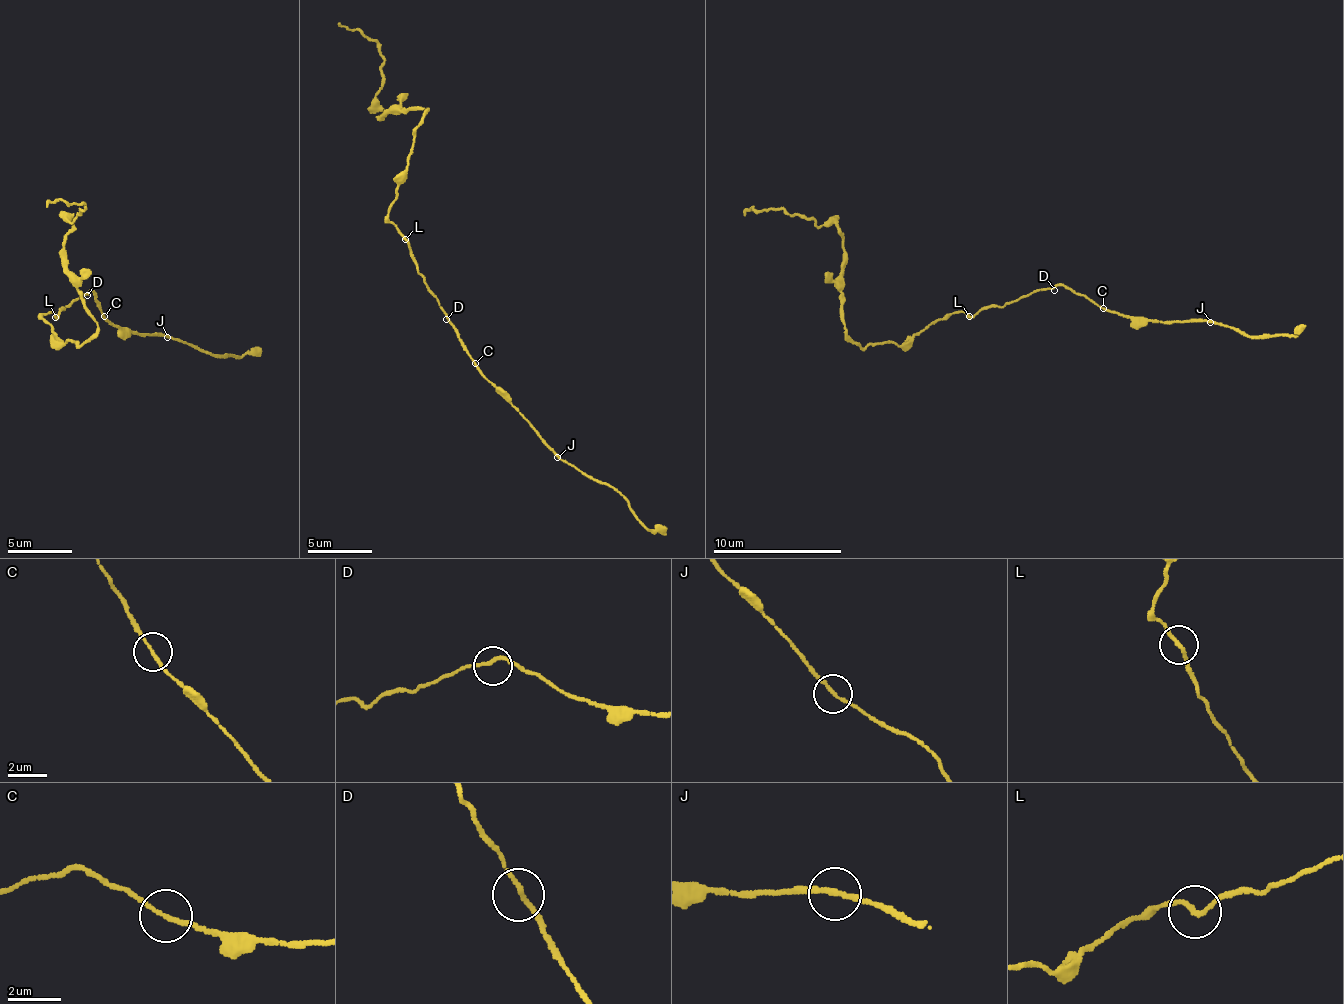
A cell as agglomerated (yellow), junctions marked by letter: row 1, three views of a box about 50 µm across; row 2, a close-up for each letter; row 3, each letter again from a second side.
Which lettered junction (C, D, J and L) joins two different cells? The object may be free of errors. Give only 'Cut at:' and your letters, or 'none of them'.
Cut at: none of them

